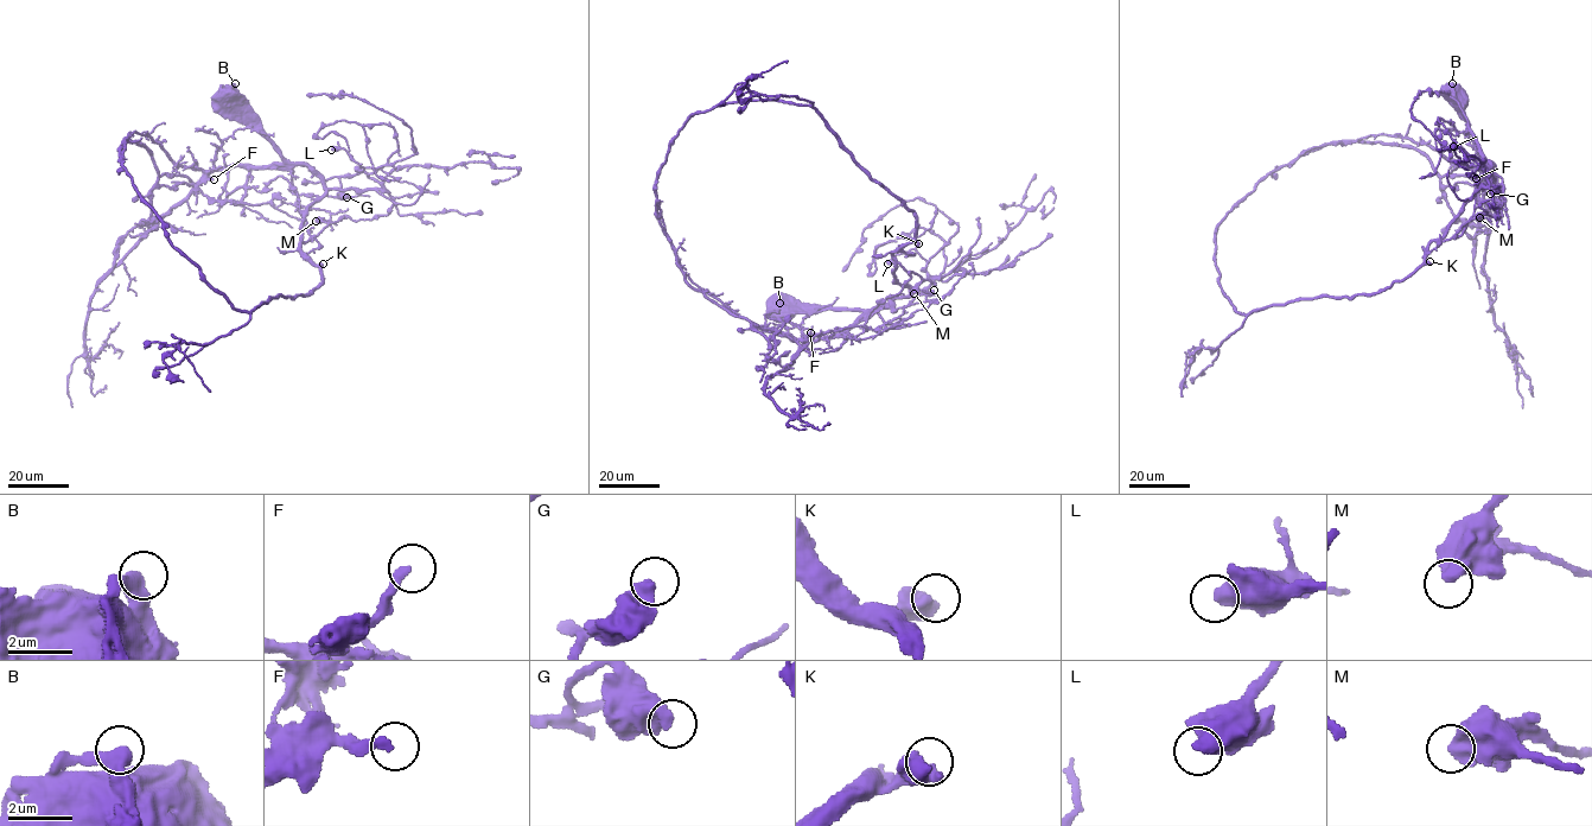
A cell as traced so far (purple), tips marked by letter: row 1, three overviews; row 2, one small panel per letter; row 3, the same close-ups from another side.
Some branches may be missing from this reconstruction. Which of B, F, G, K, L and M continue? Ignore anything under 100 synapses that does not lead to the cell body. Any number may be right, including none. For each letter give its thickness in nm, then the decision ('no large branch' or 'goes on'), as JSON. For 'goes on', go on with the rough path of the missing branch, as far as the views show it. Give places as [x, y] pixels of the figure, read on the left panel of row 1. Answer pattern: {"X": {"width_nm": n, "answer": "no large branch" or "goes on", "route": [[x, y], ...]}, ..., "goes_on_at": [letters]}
{"B": {"width_nm": 420, "answer": "no large branch"}, "F": {"width_nm": 260, "answer": "no large branch"}, "G": {"width_nm": 550, "answer": "no large branch"}, "K": {"width_nm": 420, "answer": "goes on", "route": [[323, 264], [351, 275], [392, 283], [412, 265], [473, 220], [509, 207], [536, 203], [562, 218], [575, 217]]}, "L": {"width_nm": 550, "answer": "no large branch"}, "M": {"width_nm": 600, "answer": "no large branch"}, "goes_on_at": ["K"]}

